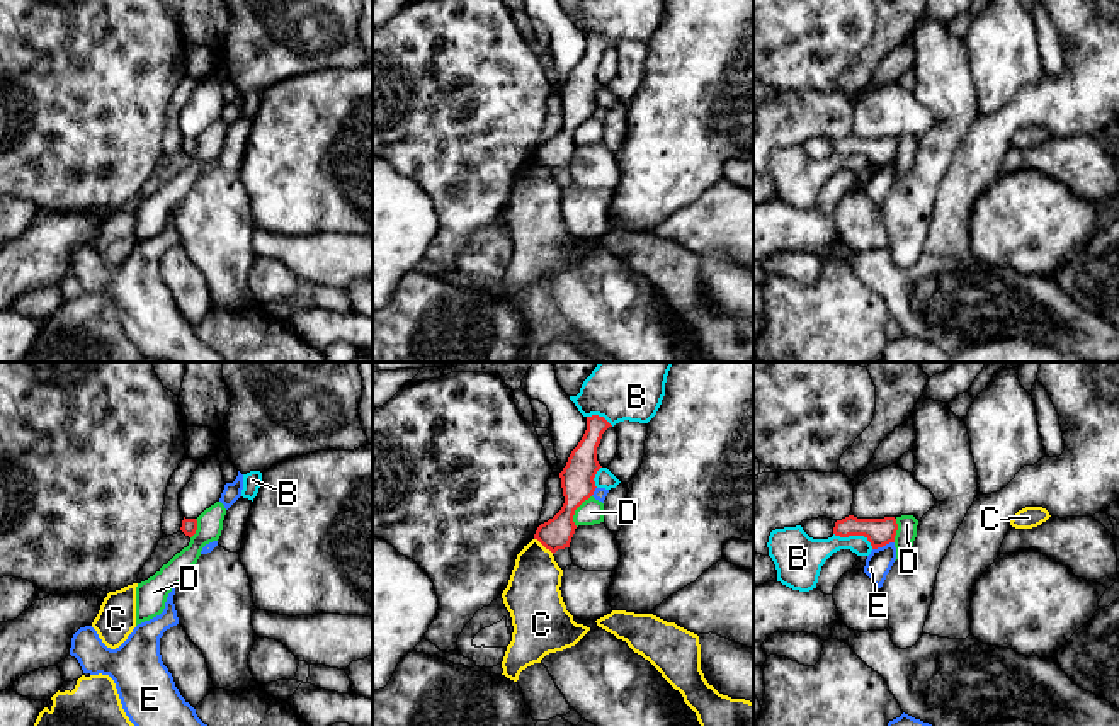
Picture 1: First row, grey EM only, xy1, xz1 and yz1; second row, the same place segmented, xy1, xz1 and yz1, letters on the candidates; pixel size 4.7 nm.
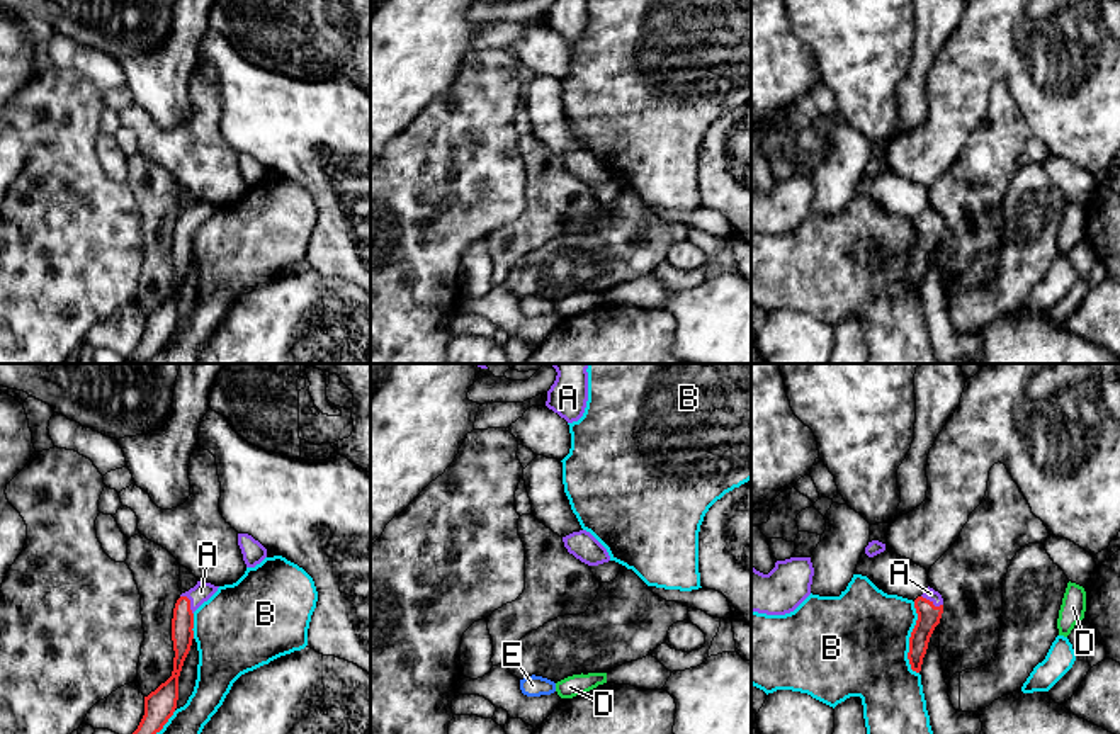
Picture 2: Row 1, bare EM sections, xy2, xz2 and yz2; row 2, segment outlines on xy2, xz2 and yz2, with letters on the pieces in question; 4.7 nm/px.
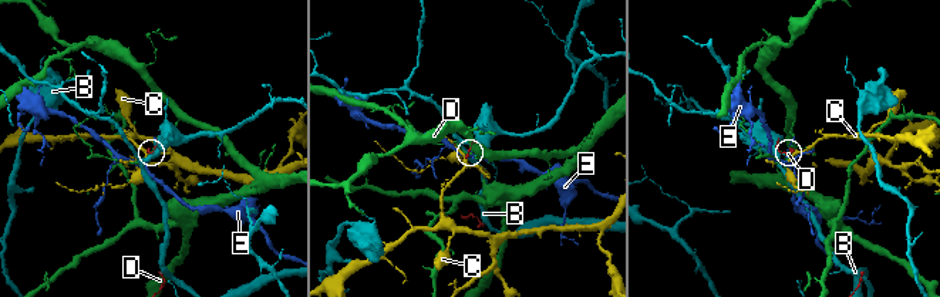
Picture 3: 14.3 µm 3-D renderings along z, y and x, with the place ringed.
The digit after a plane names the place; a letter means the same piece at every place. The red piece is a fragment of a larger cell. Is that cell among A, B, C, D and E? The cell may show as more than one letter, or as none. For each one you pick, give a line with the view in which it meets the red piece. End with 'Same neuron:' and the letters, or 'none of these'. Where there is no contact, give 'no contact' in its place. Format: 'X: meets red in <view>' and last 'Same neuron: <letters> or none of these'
B: meets red in yz2
Same neuron: B

